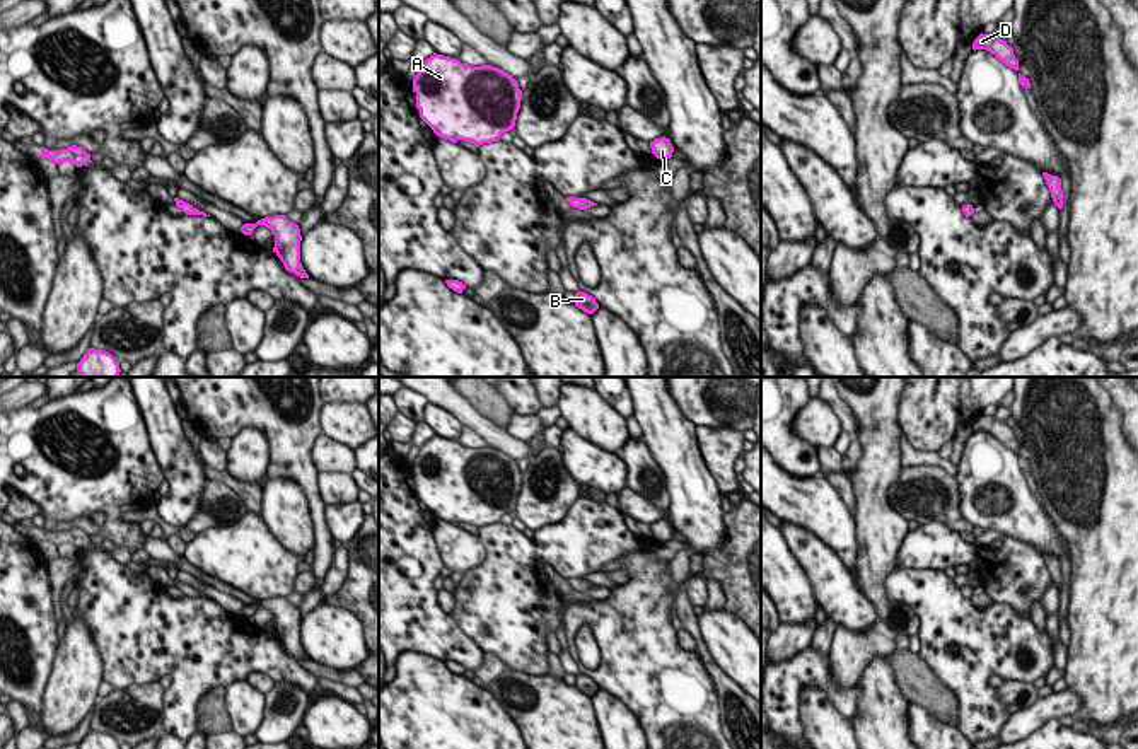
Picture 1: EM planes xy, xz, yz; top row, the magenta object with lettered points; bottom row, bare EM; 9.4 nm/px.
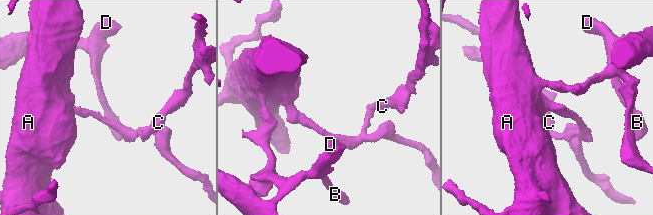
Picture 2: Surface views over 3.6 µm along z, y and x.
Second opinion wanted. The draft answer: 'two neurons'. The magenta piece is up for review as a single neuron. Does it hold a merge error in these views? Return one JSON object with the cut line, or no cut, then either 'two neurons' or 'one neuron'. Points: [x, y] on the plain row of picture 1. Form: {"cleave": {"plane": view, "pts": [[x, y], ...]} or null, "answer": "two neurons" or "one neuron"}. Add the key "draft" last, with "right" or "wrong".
{"cleave": null, "answer": "one neuron", "draft": "wrong"}

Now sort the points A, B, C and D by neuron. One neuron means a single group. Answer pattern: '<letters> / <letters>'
A B C D

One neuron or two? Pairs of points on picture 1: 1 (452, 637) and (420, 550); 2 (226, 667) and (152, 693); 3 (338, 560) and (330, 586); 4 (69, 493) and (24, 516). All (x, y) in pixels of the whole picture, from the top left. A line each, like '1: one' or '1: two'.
1: one
2: two
3: one
4: two

